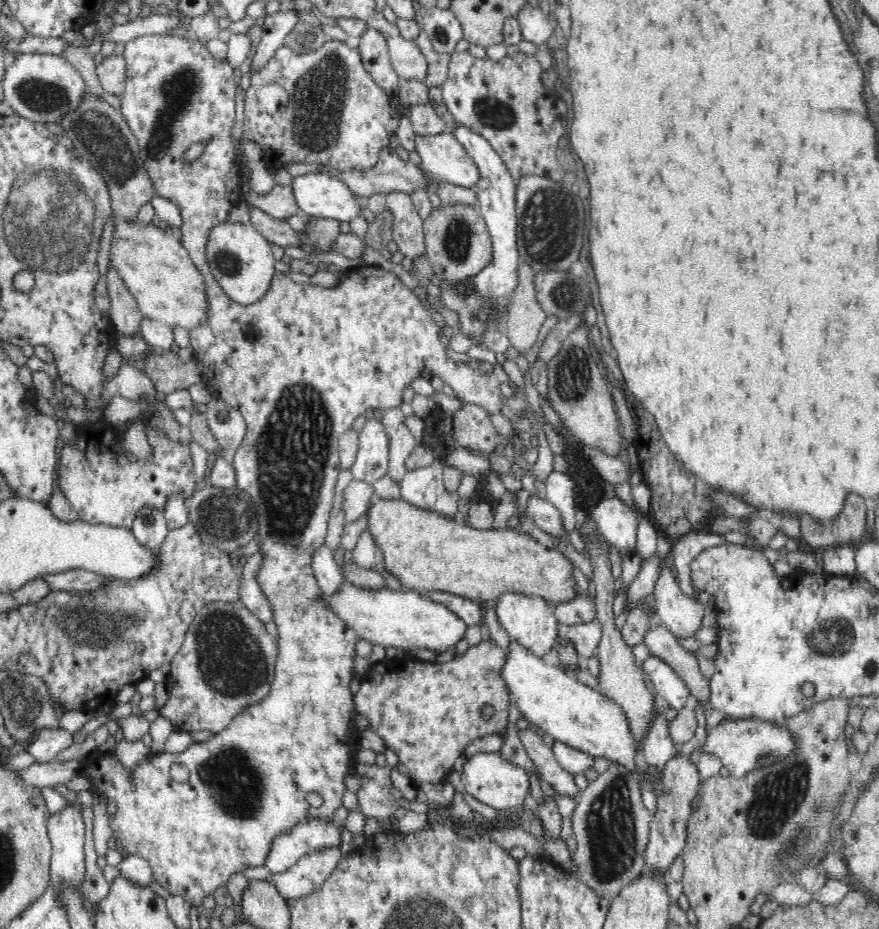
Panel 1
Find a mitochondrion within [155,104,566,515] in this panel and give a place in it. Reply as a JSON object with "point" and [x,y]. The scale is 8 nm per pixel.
{"point":[459,234]}

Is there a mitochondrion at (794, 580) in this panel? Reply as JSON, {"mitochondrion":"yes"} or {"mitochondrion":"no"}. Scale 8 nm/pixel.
{"mitochondrion":"no"}

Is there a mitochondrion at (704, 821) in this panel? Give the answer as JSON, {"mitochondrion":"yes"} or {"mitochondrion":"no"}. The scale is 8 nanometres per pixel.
{"mitochondrion":"no"}

